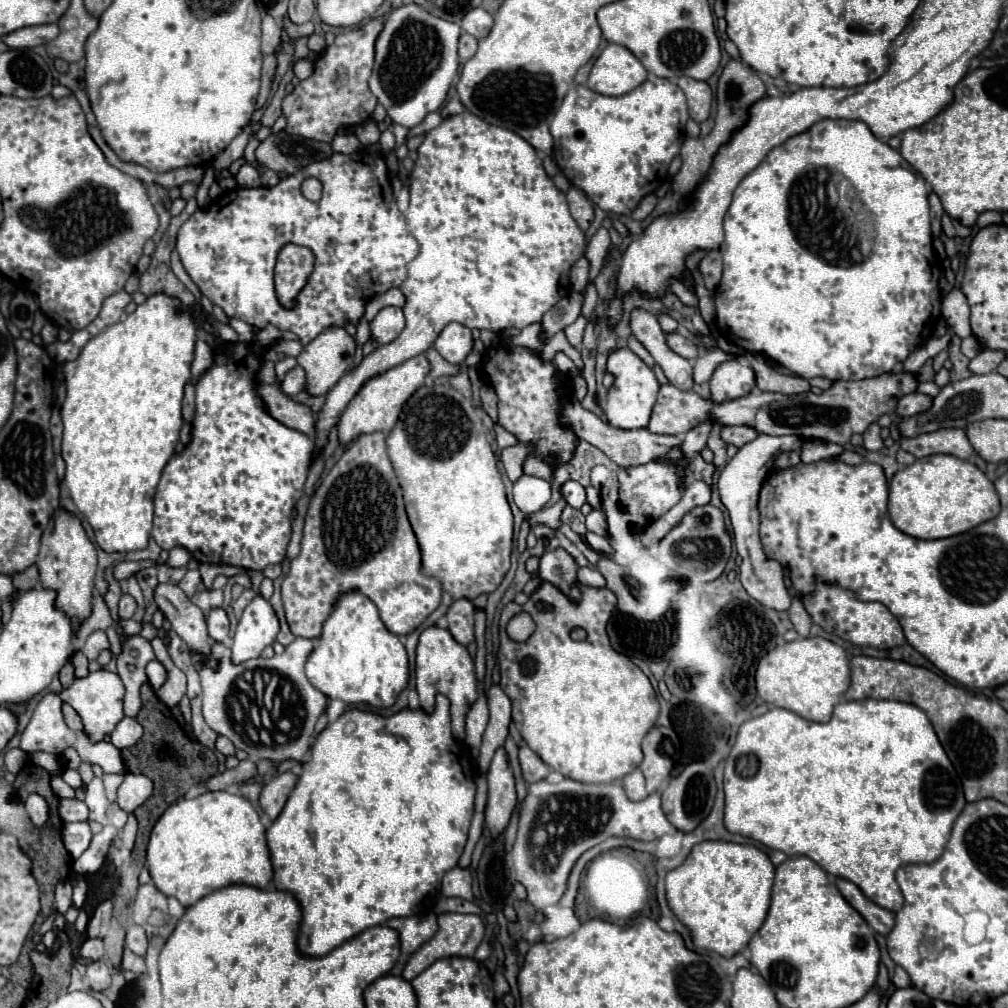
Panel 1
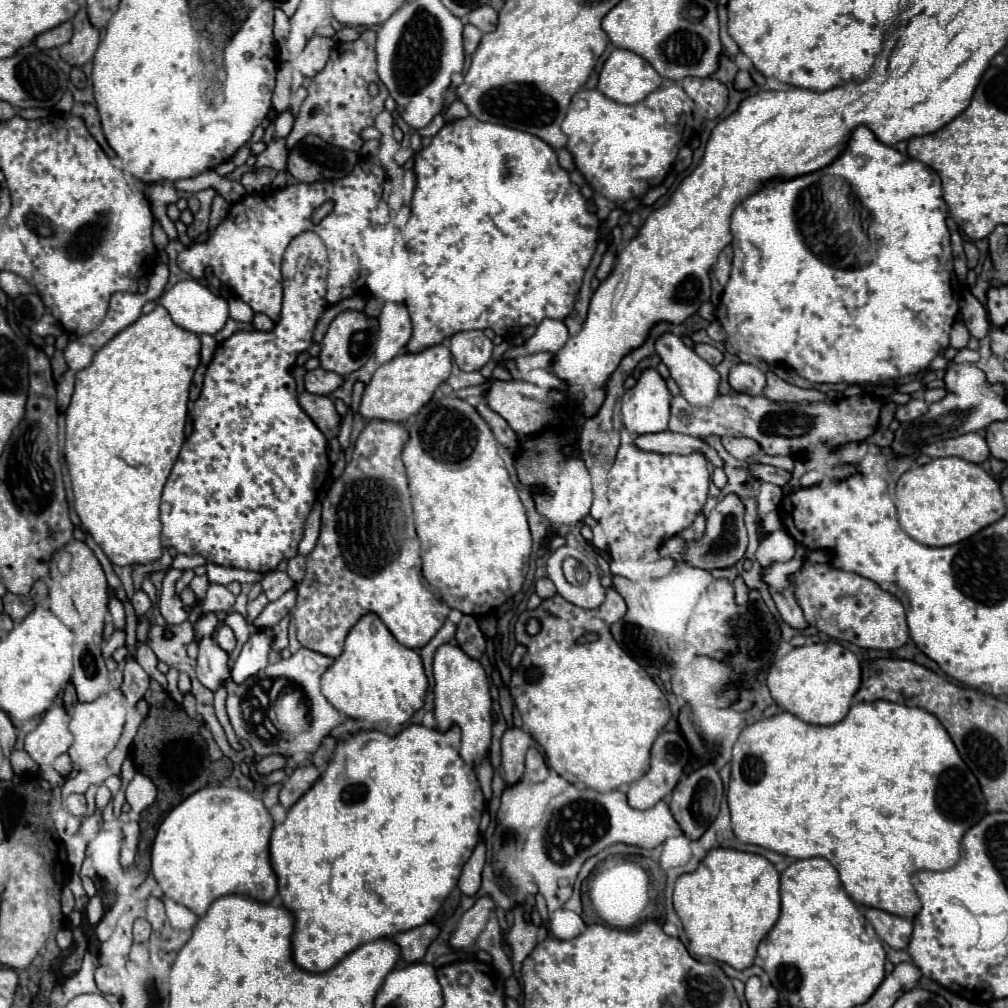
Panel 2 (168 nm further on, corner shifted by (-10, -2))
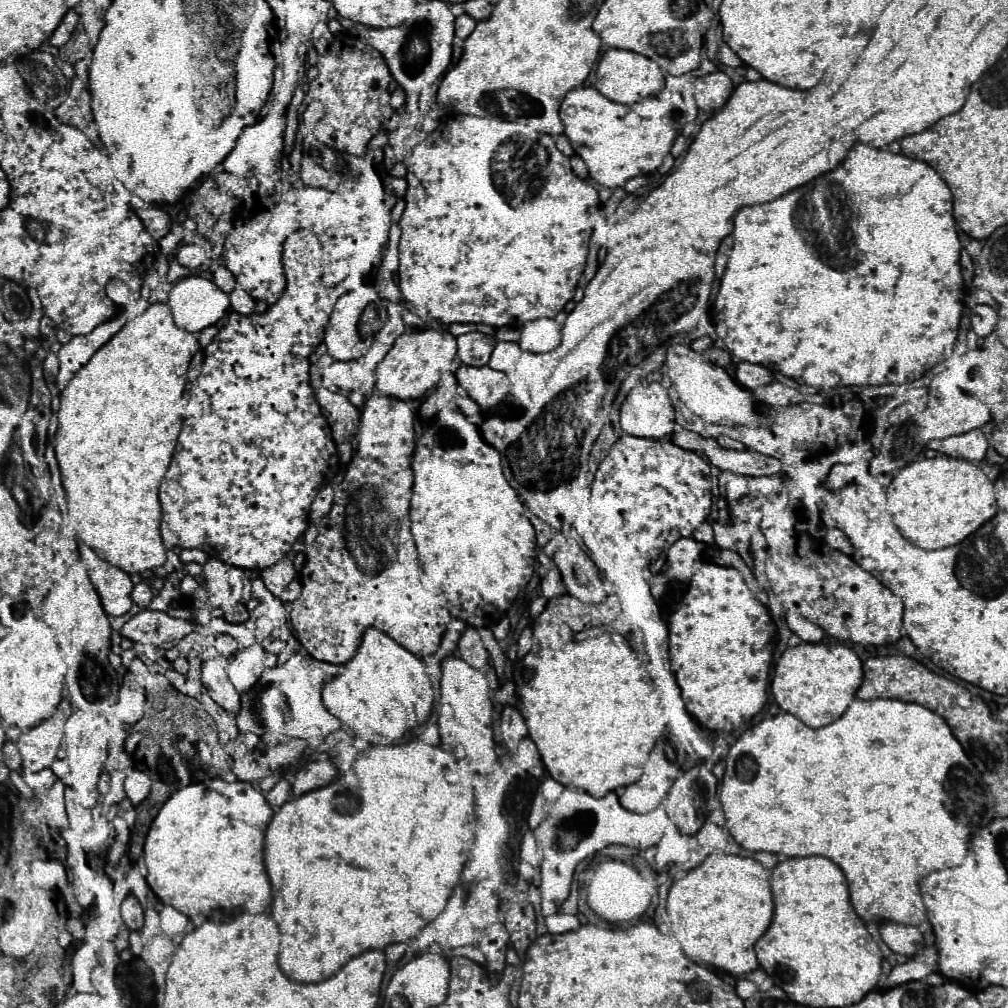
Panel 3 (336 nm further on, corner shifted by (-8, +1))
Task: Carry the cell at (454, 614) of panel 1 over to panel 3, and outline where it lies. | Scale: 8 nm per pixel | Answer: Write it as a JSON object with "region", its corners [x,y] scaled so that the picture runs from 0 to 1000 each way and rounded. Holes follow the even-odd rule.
{"region":[[[462,620],[454,638],[452,638],[452,650],[458,652],[462,658],[466,658],[472,664],[480,664],[484,658],[482,644],[478,640],[478,634],[474,626],[468,620]]]}

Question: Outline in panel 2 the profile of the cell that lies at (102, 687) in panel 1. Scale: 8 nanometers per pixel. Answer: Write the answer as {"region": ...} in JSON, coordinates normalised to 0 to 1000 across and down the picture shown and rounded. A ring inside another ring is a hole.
{"region":[[[111,681],[107,683],[105,688],[101,688],[97,694],[89,696],[89,698],[75,698],[71,702],[71,710],[69,710],[69,726],[73,730],[73,744],[77,748],[77,758],[79,760],[89,760],[89,758],[99,758],[109,744],[115,740],[119,728],[121,728],[121,720],[123,720],[123,712],[125,712],[125,698],[123,698],[123,690],[121,687],[113,685]]]}

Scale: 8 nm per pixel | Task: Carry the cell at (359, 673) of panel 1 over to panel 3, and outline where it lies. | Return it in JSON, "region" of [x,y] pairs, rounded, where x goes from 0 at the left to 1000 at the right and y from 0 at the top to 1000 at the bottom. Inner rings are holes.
{"region":[[[365,622],[359,632],[355,642],[351,644],[349,652],[337,660],[339,664],[325,676],[321,678],[319,693],[325,705],[329,705],[333,711],[337,711],[349,725],[358,727],[358,732],[375,737],[377,739],[387,739],[399,732],[401,725],[410,723],[424,715],[429,701],[429,674],[425,670],[423,660],[419,654],[405,644],[397,642],[385,628]]]}

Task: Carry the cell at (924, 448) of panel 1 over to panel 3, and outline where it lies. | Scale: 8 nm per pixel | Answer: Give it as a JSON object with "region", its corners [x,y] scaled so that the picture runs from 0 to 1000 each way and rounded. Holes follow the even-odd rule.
{"region":[[[964,426],[960,430],[944,432],[935,438],[923,438],[921,443],[935,449],[935,451],[972,457],[980,445],[980,434],[972,426]]]}

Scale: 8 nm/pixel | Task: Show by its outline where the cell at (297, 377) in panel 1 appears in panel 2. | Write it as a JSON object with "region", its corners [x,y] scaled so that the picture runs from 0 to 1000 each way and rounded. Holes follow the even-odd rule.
{"region":[[[313,365],[304,371],[304,387],[310,391],[329,391],[333,385],[337,385],[341,379],[341,373]]]}

